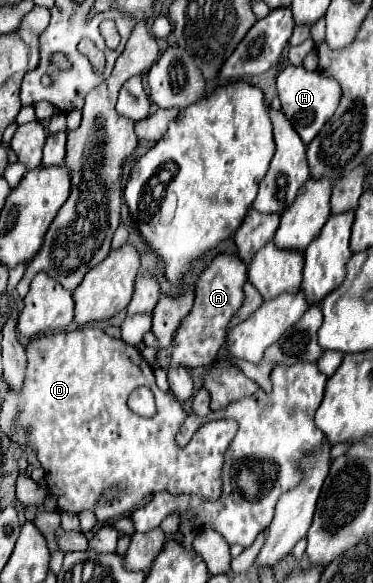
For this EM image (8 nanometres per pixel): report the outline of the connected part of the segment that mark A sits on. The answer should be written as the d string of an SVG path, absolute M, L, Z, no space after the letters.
M217 254L205 266L205 270L201 272L195 284L193 308L189 316L185 316L185 320L175 330L175 336L171 342L171 352L179 366L207 368L211 360L215 360L219 348L225 342L229 324L233 322L233 318L237 316L239 308L245 302L245 294L243 294L245 282L247 282L247 264L239 260L237 254Z

